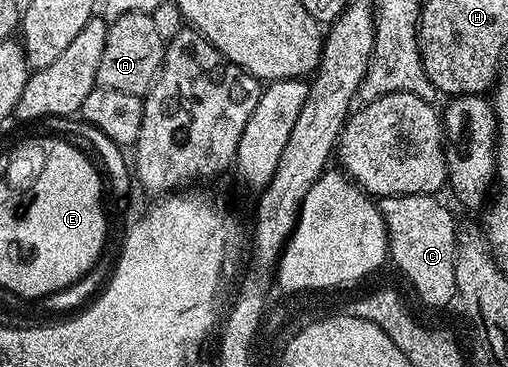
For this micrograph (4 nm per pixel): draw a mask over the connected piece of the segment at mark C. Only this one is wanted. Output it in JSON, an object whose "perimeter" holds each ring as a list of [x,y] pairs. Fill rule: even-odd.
{"perimeter":[[[387,195],[379,203],[389,240],[388,258],[429,307],[445,307],[458,298],[455,279],[458,228],[453,227],[452,213],[439,200],[437,195]]]}

